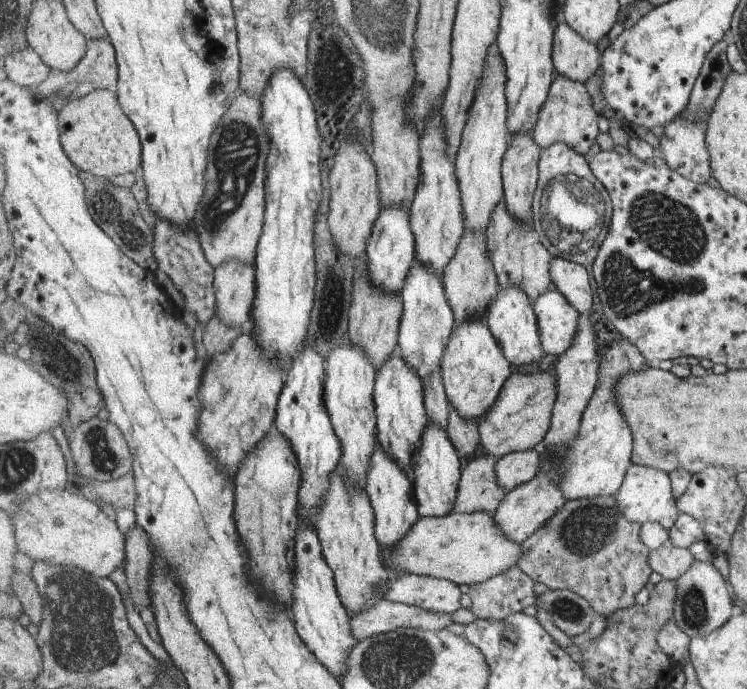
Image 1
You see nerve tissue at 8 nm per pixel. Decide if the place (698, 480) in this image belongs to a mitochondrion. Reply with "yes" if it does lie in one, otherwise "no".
no

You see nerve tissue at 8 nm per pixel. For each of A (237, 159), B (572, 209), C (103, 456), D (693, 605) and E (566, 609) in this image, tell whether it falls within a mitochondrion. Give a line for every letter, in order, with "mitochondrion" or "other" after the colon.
A: mitochondrion
B: mitochondrion
C: mitochondrion
D: mitochondrion
E: mitochondrion

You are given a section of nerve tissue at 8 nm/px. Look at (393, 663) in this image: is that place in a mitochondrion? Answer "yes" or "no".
yes

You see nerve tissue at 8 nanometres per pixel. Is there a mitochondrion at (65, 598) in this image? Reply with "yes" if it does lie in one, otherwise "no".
yes

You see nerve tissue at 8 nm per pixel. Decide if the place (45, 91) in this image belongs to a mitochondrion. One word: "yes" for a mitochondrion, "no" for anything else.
no

